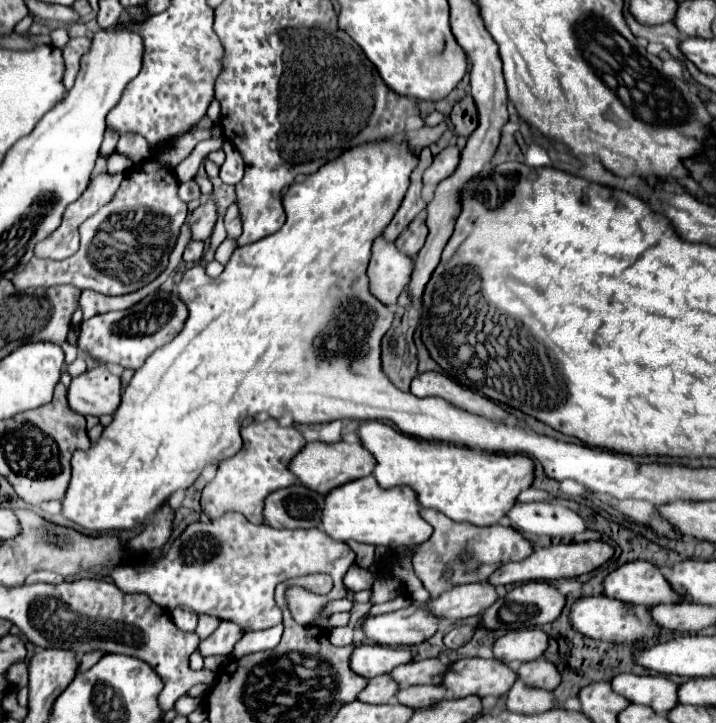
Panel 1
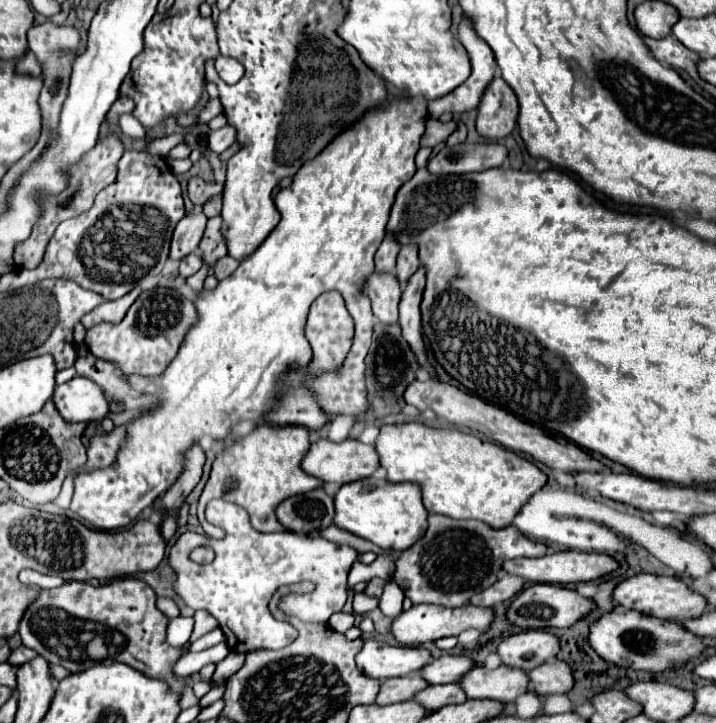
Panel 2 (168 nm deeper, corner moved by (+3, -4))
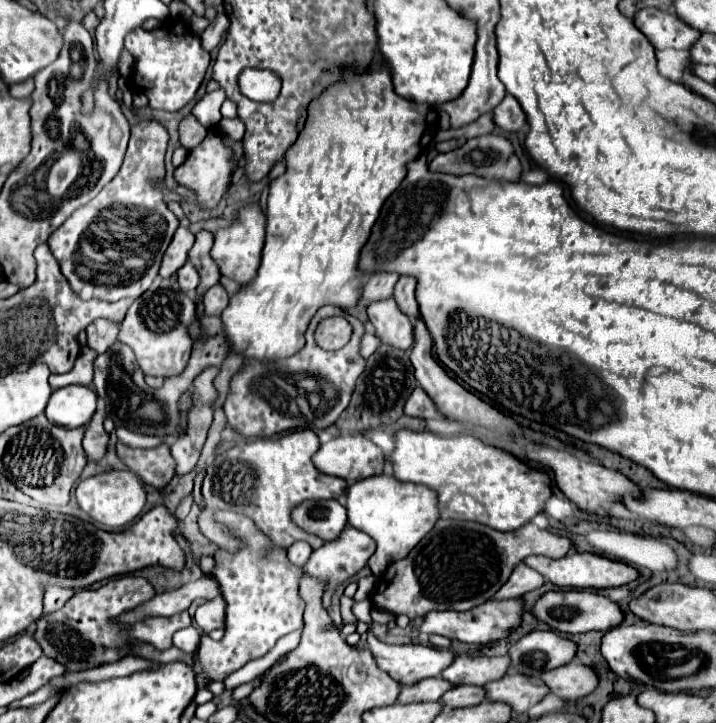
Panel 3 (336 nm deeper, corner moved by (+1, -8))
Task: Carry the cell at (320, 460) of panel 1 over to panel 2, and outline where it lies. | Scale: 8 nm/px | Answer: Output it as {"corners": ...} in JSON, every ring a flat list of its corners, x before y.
{"corners":[[321,438,315,444,311,444,309,452,305,454,305,458,301,462,301,468,307,474,311,474,311,476,315,476,315,478,319,478,323,482,347,484,347,482,355,482,355,480,371,476,379,468,379,456,375,452,375,446,363,444,361,440,347,438,343,442,331,442,331,440]]}

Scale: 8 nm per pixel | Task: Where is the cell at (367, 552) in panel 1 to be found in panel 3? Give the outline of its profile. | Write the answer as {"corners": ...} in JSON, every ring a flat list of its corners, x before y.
{"corners":[[297,430,283,436,253,438,247,440,245,444,233,446,217,454,213,464,207,466,207,474,203,480,205,508,199,514,201,534,219,548,231,548,229,536,221,530,219,524,213,522,213,512,223,508,253,518,257,528,265,532,277,546,289,548,293,542,305,540,311,544,313,550,319,548,323,540,303,532,289,518,291,508,301,504,303,500,339,498,345,492,347,486,345,480,321,474,313,466,311,456,317,452,317,448,319,448,319,438,315,436,313,430]]}

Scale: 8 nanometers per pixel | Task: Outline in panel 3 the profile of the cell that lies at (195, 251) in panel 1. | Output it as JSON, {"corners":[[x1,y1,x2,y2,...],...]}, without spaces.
{"corners":[[183,264,179,270,177,270,177,276,179,276,179,286,181,290,187,294,187,296,193,296,197,286,199,286,199,274,195,272,195,266,193,264]]}

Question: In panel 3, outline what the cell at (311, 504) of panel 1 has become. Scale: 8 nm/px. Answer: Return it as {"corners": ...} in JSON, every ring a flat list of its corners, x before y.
{"corners":[[307,500,291,510,291,520,305,532,329,542,347,526,347,510,337,500]]}

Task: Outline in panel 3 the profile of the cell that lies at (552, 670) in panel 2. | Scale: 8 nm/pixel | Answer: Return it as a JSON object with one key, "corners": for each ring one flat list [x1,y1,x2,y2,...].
{"corners":[[571,660,565,666,543,672,541,680,549,686,551,694,569,702,587,696,597,686,597,674,589,666,583,666,579,660]]}

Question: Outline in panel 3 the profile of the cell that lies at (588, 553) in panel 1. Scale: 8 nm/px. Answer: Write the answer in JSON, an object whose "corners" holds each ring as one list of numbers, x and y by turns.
{"corners":[[571,552,559,560,549,560,543,556,527,556,527,560,523,560,523,564,527,564,529,568,537,570,547,582,559,586,559,588,613,588,613,586,623,586,633,582,639,574,633,566,629,564,621,564,603,556,595,556,595,554,579,554,579,552]]}

